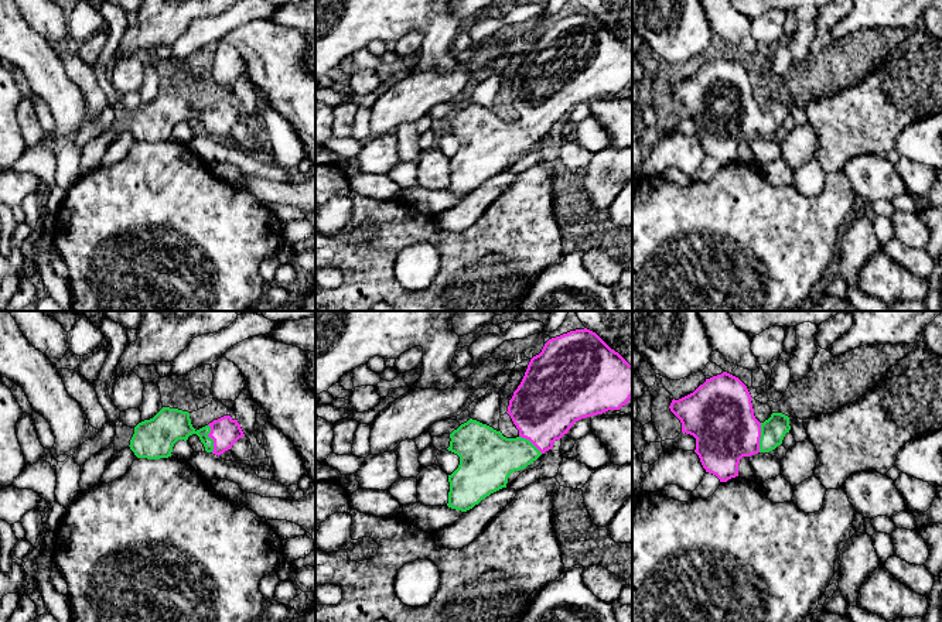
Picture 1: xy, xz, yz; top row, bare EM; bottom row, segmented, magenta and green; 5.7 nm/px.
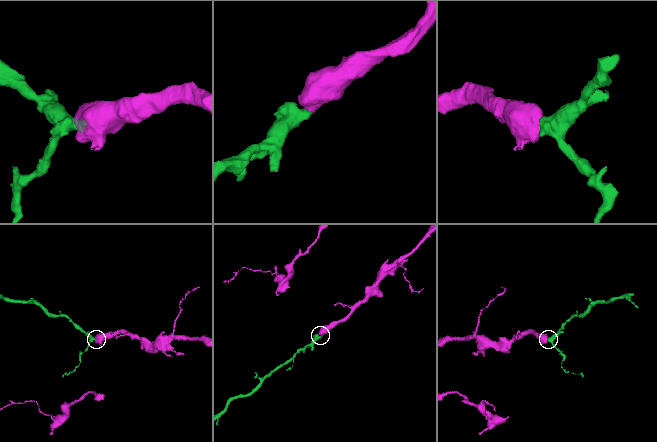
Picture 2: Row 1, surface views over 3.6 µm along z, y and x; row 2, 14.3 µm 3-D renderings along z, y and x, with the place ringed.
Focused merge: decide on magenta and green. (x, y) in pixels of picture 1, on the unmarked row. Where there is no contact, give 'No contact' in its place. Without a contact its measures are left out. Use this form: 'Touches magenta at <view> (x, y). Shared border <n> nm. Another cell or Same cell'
Touches magenta at yz (760, 120). Shared border 170 nm. Same cell

